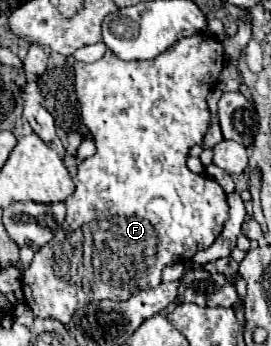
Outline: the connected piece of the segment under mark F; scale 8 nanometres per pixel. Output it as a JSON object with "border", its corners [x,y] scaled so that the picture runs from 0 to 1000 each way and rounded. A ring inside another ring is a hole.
{"border":[[[716,101],[716,107],[679,107],[664,118],[649,118],[627,142],[613,142],[605,153],[590,153],[583,165],[554,171],[554,176],[450,176],[443,165],[421,165],[421,153],[391,147],[391,159],[347,182],[303,182],[303,176],[280,176],[273,182],[273,217],[280,217],[280,234],[273,234],[273,257],[280,257],[280,275],[288,275],[288,292],[295,292],[295,332],[303,332],[303,350],[310,361],[325,367],[325,379],[339,384],[347,396],[347,413],[354,413],[354,448],[303,465],[288,477],[288,500],[273,512],[273,535],[280,535],[280,552],[244,575],[244,639],[236,639],[236,656],[229,656],[229,691],[192,691],[185,702],[170,702],[133,737],[125,737],[125,754],[118,766],[96,777],[81,812],[89,812],[89,864],[96,864],[96,882],[125,899],[133,916],[207,916],[214,928],[229,928],[236,939],[251,939],[266,905],[295,887],[295,853],[288,841],[303,841],[303,876],[317,882],[325,870],[339,864],[421,864],[421,870],[458,870],[465,858],[480,858],[480,847],[509,841],[509,835],[554,835],[554,829],[576,829],[590,818],[590,795],[598,795],[598,777],[613,766],[635,766],[635,760],[672,760],[679,749],[701,754],[723,725],[738,720],[760,720],[790,702],[790,691],[819,673],[819,656],[841,633],[841,587],[834,587],[834,564],[819,552],[819,540],[768,506],[731,506],[731,500],[708,500],[694,483],[686,483],[686,460],[694,460],[694,442],[716,419],[745,413],[745,396],[768,373],[768,344],[775,344],[775,327],[768,327],[768,303],[760,303],[760,275],[775,269],[775,257],[804,240],[804,223],[812,223],[812,205],[827,194],[827,142],[819,142],[819,124],[804,113],[790,113],[782,101]]]}

